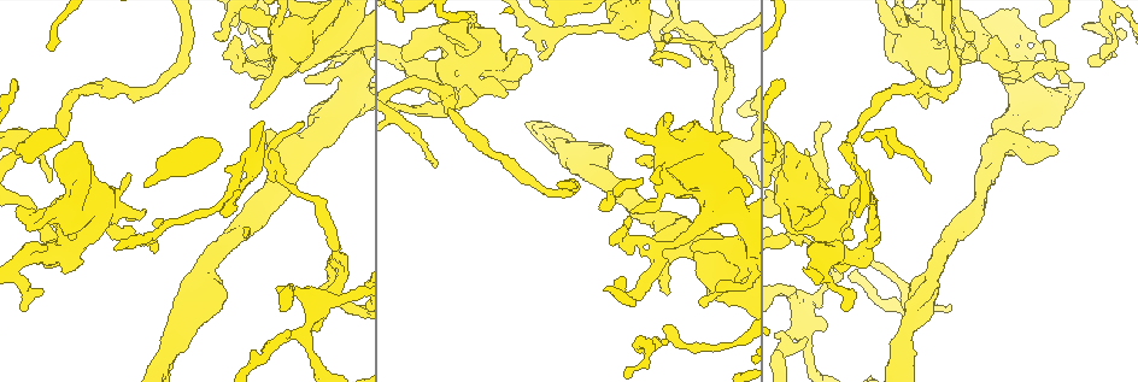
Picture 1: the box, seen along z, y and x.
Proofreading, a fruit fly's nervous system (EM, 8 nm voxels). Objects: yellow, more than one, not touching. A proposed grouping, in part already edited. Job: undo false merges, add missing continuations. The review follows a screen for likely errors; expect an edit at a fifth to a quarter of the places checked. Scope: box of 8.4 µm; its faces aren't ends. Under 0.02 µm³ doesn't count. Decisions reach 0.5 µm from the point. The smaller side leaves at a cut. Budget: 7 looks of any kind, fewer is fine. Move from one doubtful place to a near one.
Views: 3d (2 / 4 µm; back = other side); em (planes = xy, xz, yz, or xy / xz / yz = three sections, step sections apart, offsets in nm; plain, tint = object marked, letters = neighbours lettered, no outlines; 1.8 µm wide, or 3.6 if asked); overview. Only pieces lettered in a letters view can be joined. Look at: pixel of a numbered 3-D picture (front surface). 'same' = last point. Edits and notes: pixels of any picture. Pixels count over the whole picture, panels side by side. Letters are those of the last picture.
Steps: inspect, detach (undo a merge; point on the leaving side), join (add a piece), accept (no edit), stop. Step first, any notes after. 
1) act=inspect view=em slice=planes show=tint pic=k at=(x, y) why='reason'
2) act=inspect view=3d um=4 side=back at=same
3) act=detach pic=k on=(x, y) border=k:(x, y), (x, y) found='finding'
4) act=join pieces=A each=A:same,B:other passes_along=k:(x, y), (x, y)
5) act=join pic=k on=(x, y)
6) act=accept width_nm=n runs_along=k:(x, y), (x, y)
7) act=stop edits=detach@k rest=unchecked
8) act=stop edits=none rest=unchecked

act=inspect view=3d um=2 pic=1 at=(641, 340)

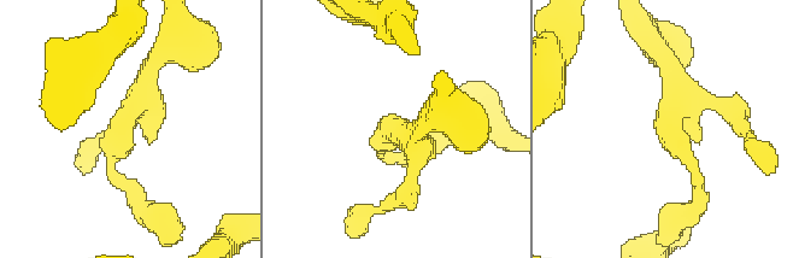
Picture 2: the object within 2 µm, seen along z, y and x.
act=inspect view=em slice=planes show=letters pic=2 at=(391, 131)

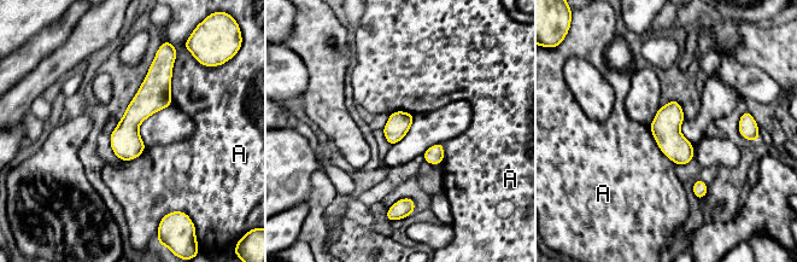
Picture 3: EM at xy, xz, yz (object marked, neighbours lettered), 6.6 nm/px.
act=accept longest_contact=A:300nm each=A:other found='continuous, no second cell'

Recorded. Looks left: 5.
act=inspect view=3d um=4 pic=1 at=(729, 304) why='stops while still wide'

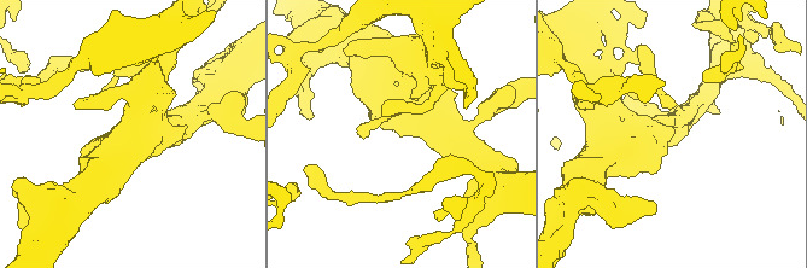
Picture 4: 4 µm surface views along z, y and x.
act=inspect view=em um=3.6 slice=planes show=plain pic=4 at=(672, 129) why='need the tissue'

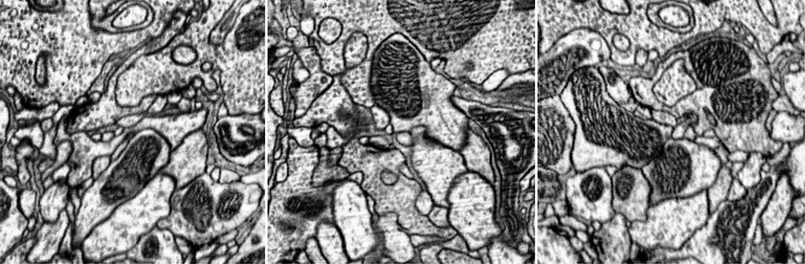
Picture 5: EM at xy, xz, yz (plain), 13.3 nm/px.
act=inspect view=em um=3.6 slice=planes show=letters at=same why='see the neighbours'

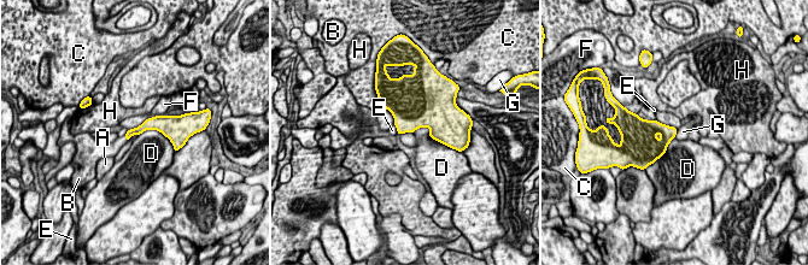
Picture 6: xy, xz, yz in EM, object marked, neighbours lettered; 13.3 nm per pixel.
act=join pic=6 on=(111, 149) longest_contact=D:480nm each=A:other,B:same,C:other,D:other,E:other,F:other,G:other,H:other found='the cell continues'

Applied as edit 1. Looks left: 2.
act=inspect view=em slice=planes show=tint pic=1 at=(71, 249) why='arms part here'

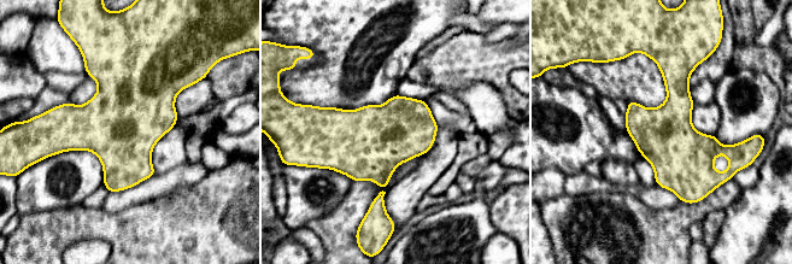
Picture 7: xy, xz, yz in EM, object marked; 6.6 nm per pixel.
act=inspect view=em slice=planes show=letters at=same why='see the neighbours'

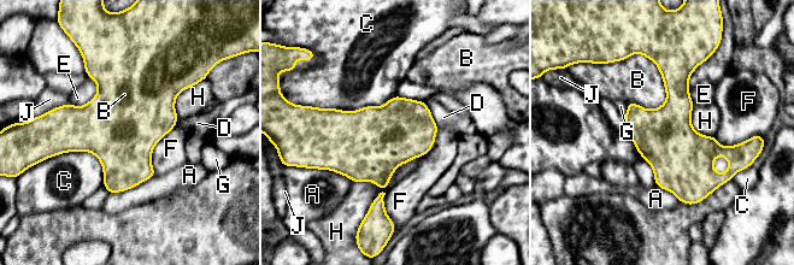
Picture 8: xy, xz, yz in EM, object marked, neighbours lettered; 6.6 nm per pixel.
act=accept each=A:other,B:other,C:other,D:other,E:other,F:other,G:other,H:other,J:other border=8:(46, 158), (90, 152), (104, 182) found='one cell here'

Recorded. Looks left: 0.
act=stop edits=join@6 rest=unchecked

